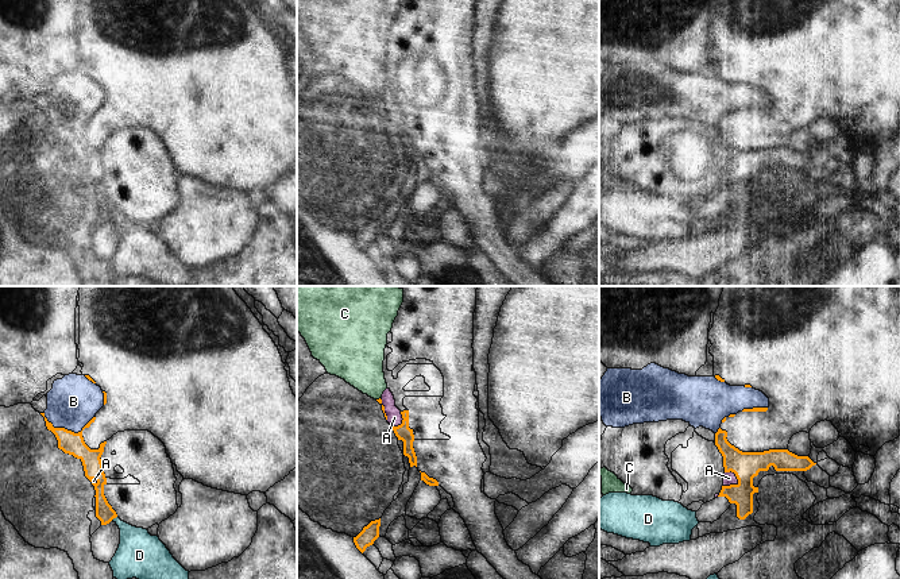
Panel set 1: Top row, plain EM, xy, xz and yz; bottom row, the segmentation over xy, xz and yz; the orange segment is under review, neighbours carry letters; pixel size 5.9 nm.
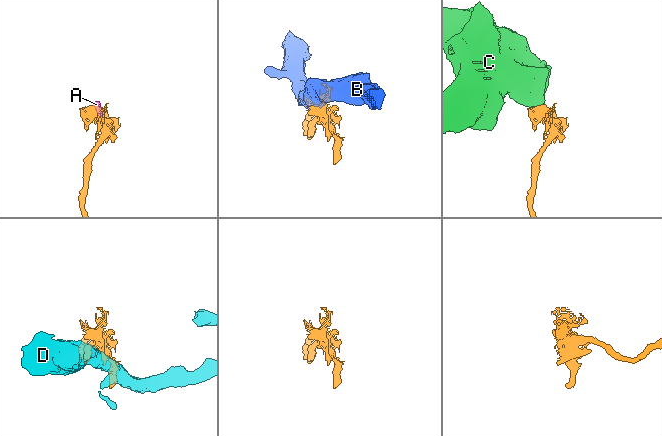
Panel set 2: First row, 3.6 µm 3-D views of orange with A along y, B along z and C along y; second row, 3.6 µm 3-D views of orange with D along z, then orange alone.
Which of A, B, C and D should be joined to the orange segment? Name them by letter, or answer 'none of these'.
A

